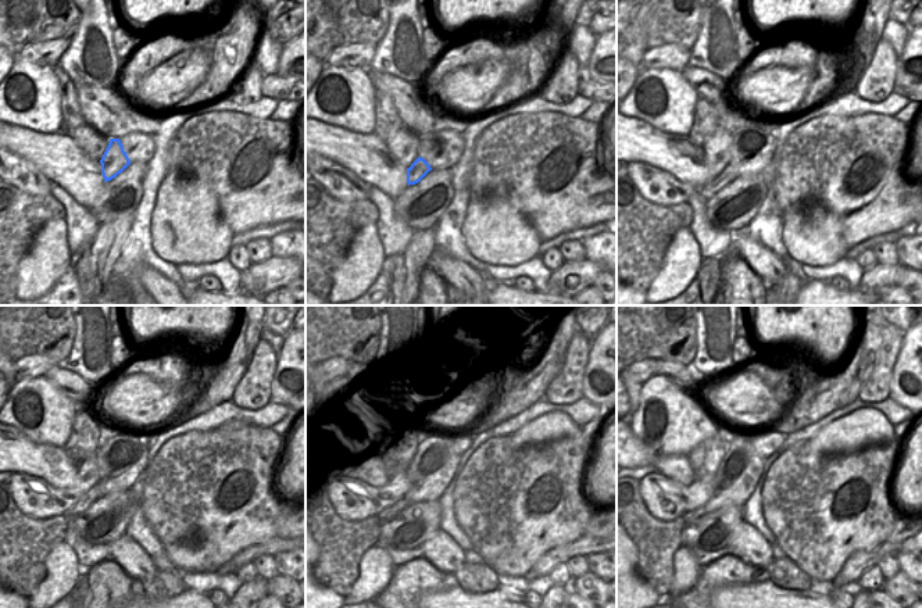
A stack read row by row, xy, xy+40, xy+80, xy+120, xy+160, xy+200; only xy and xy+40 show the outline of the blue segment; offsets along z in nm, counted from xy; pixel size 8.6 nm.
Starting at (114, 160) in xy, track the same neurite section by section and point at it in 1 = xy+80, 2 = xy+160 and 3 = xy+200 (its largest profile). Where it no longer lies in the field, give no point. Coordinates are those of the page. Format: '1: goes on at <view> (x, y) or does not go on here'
1: goes on at xy+80 (714, 185)
2: goes on at xy+160 (400, 505)
3: goes on at xy+200 (688, 517)

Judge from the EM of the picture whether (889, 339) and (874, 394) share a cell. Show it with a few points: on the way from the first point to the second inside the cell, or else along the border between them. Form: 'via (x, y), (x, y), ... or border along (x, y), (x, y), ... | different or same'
via (886, 353), (879, 381) | same

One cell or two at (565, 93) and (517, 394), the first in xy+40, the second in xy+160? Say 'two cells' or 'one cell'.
two cells

